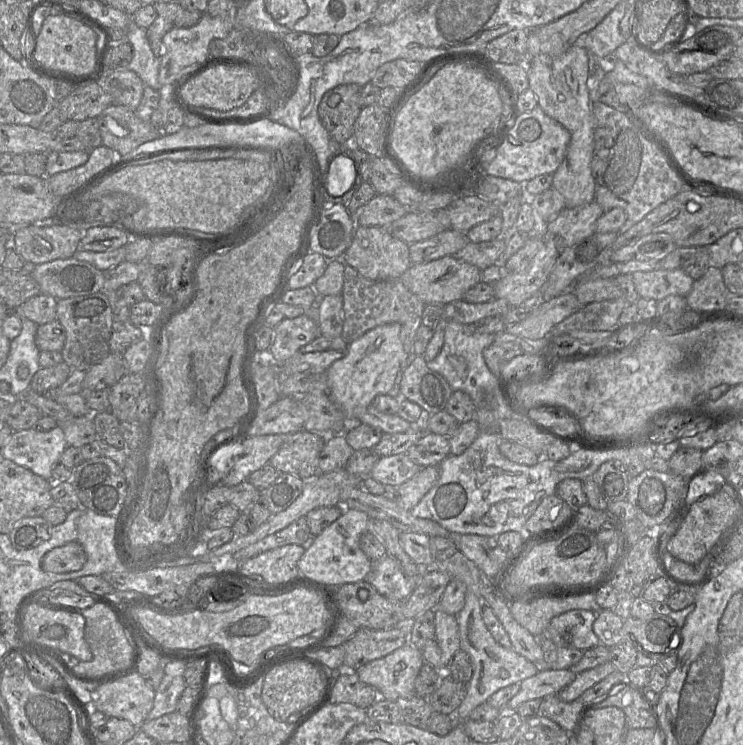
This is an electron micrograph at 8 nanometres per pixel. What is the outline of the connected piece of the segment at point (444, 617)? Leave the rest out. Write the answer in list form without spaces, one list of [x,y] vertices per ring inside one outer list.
[[[440,609],[434,610],[434,640],[440,649],[439,670],[445,671],[452,656],[459,650],[460,641],[455,615]]]

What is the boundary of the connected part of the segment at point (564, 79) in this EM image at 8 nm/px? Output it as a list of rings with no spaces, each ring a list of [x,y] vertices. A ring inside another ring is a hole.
[[[578,43],[557,58],[538,55],[526,67],[529,89],[536,96],[537,106],[567,132],[567,145],[561,163],[550,176],[551,193],[562,208],[588,204],[591,202],[589,158],[592,140],[588,52]]]

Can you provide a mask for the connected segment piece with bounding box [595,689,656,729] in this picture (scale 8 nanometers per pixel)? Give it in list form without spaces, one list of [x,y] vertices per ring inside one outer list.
[[[633,690],[617,691],[600,702],[595,708],[607,706],[615,706],[621,709],[626,716],[628,726],[631,728],[655,728],[655,718],[639,694]]]

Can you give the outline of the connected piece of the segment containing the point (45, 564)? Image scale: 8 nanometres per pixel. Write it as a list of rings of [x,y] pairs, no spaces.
[[[71,541],[48,551],[42,561],[42,569],[52,573],[68,573],[81,570],[87,561],[83,546]]]

